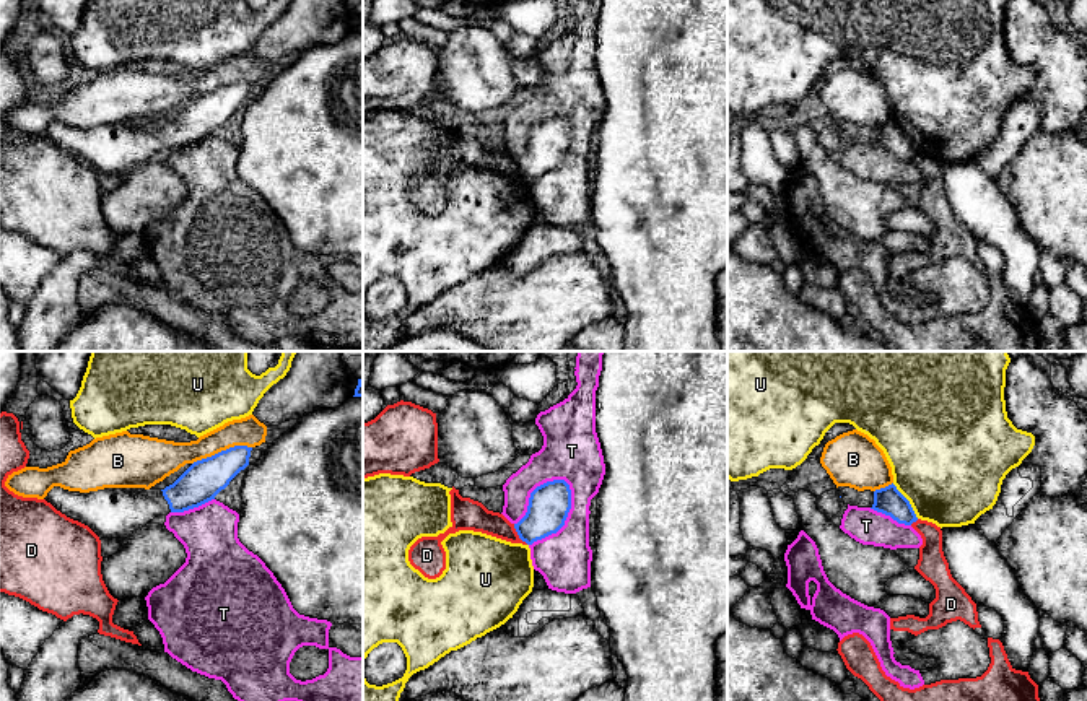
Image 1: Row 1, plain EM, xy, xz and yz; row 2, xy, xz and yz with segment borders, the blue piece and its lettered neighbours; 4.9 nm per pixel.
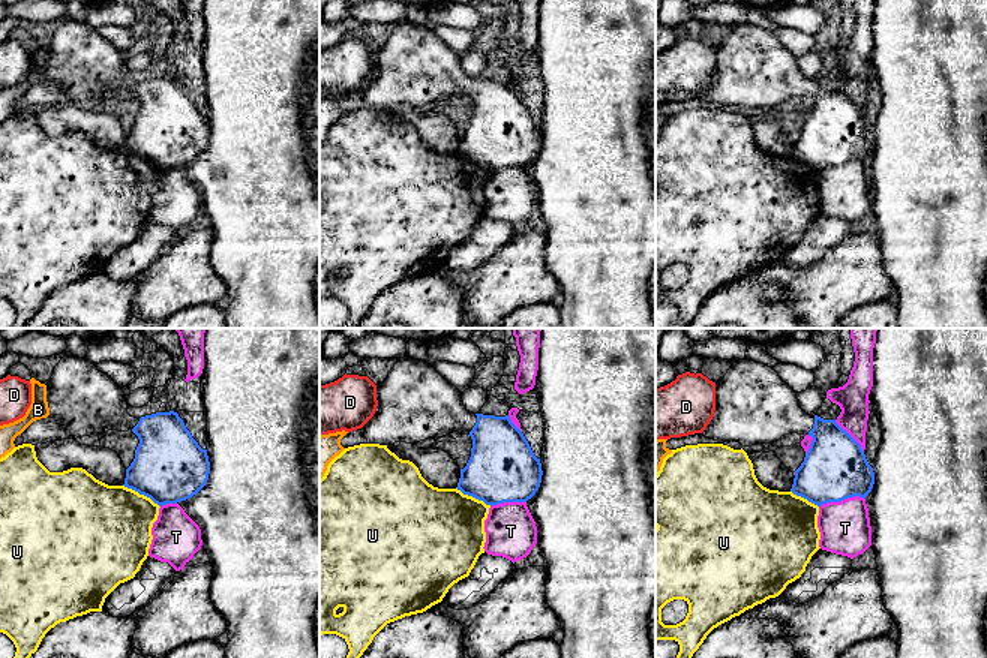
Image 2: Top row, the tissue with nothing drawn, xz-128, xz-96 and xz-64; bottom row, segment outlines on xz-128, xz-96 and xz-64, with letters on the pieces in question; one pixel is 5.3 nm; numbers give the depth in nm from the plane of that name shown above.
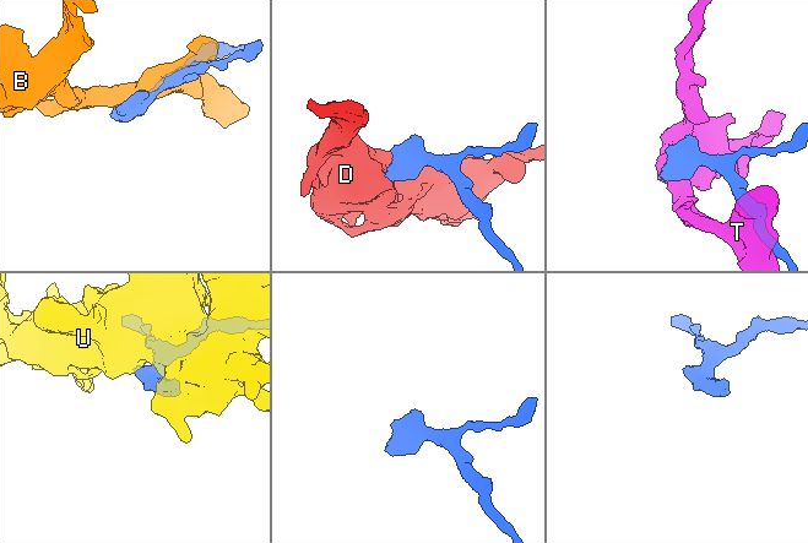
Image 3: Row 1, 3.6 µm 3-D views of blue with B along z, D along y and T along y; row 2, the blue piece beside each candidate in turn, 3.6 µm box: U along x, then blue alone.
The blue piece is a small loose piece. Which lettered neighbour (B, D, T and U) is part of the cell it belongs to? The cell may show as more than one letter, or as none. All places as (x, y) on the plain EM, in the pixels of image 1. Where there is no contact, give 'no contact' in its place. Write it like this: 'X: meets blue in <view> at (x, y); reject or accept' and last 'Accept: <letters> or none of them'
B: meets blue in xy at (222, 87); reject
D: meets blue in xz at (518, 169); reject
T: meets blue in xz at (565, 155); reject
U: meets blue in yz at (908, 137); reject
Accept: none of them

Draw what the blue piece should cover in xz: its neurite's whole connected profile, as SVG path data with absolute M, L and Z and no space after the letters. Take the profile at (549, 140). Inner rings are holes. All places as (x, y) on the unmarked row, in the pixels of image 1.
M553 115L537 122L529 133L526 151L514 159L522 177L532 181L557 169L571 145L571 125L565 115Z

